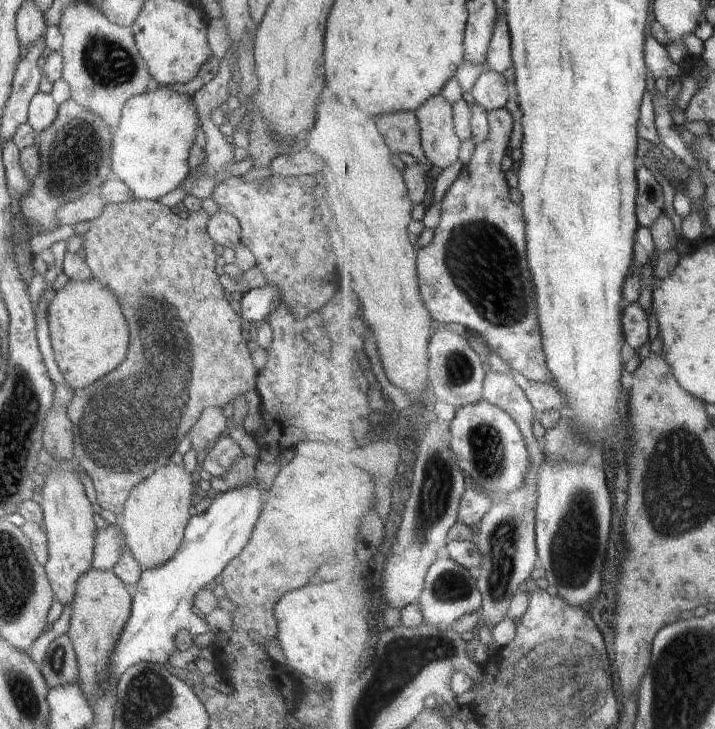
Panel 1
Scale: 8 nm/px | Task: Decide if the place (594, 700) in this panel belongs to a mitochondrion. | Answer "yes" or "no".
yes

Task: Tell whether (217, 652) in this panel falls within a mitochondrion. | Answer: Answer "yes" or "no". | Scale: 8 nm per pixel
no

